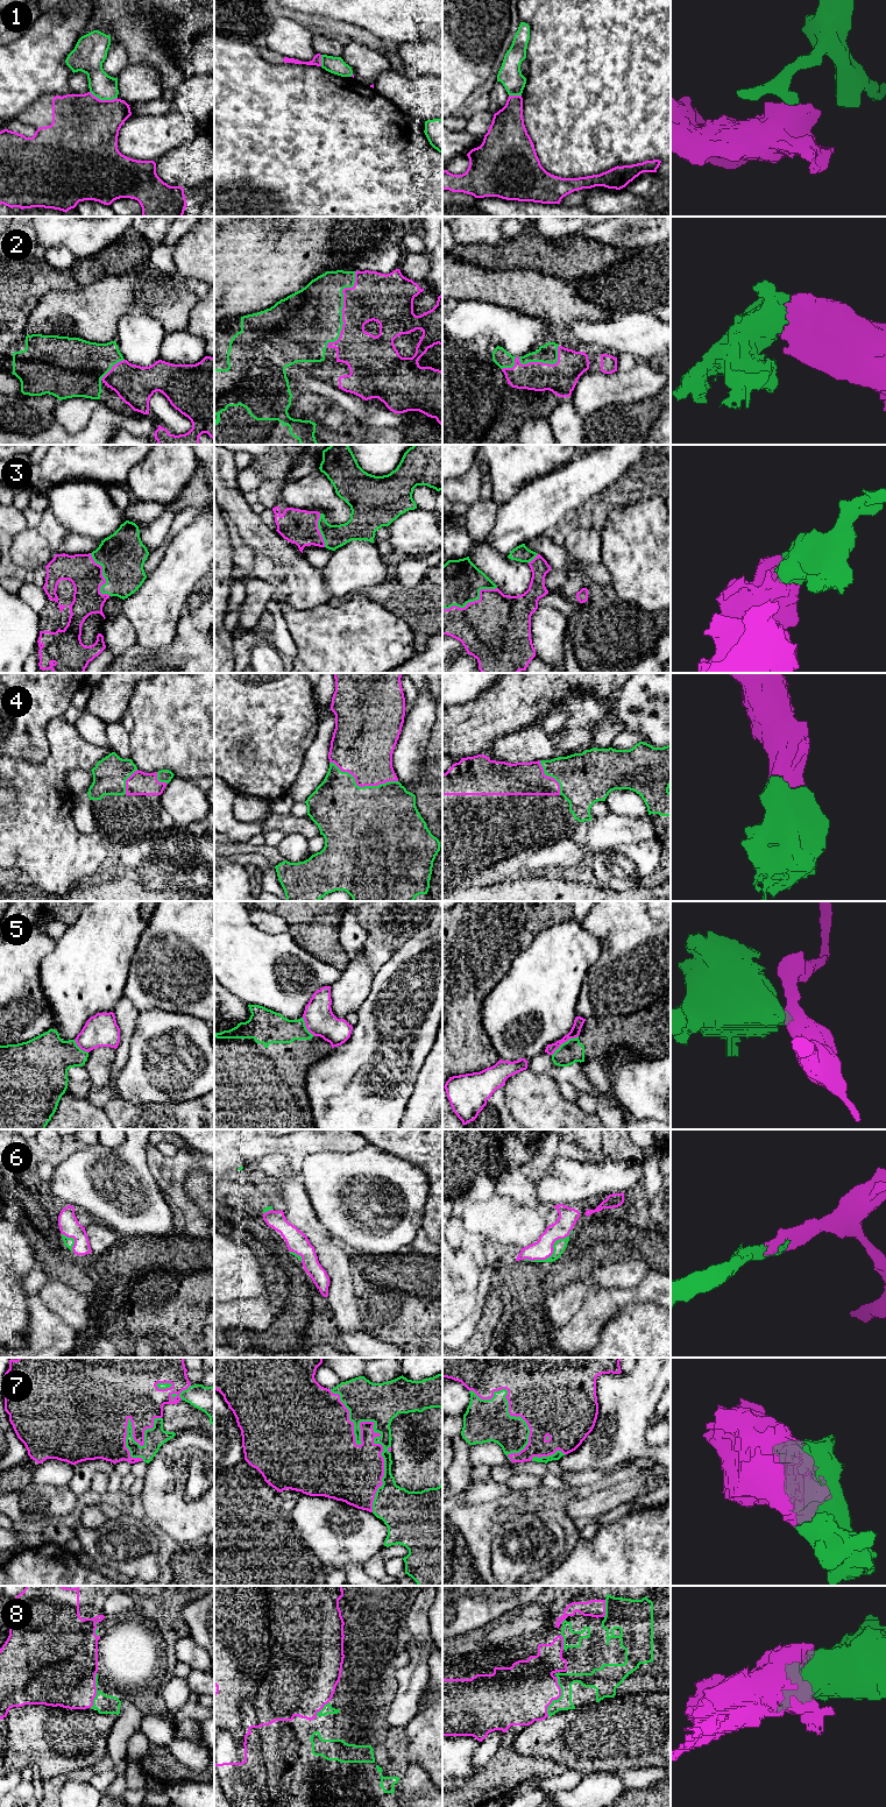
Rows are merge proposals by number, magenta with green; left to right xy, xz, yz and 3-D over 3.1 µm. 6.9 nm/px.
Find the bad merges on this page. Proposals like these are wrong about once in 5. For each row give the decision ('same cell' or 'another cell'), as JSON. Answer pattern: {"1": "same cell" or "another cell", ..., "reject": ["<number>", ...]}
{"1": "another cell", "2": "same cell", "3": "same cell", "4": "same cell", "5": "another cell", "6": "same cell", "7": "same cell", "8": "same cell", "reject": ["1", "5"]}

